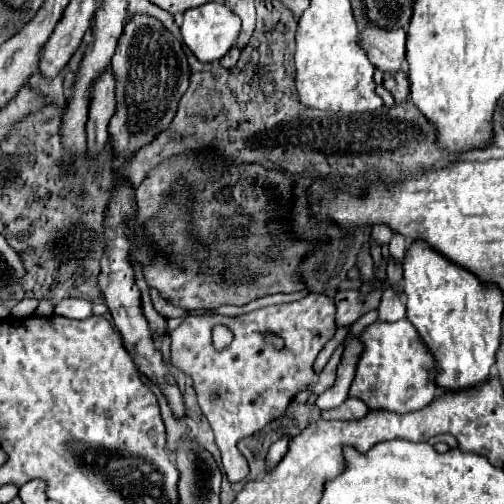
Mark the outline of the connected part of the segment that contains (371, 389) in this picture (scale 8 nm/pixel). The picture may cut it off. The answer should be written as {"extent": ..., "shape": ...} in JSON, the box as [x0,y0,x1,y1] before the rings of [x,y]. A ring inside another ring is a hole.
{"extent":[350,318,438,414],"shape":[[[406,318],[398,322],[374,322],[360,334],[360,340],[366,350],[360,356],[350,396],[362,398],[370,410],[384,408],[396,414],[420,410],[432,402],[438,392],[436,360],[420,340],[412,322]]]}

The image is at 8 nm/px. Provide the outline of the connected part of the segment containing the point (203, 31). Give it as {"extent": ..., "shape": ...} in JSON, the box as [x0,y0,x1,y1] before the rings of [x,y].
{"extent":[180,2,240,64],"shape":[[[208,2],[198,8],[190,8],[184,12],[184,22],[180,26],[180,34],[184,44],[192,50],[192,54],[202,64],[216,64],[232,46],[240,32],[240,20],[220,2]]]}

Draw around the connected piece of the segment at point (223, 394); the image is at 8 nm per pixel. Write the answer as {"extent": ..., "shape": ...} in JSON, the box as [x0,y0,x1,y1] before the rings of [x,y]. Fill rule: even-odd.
{"extent":[170,294,342,484],"shape":[[[308,294],[302,300],[266,306],[238,318],[188,316],[174,332],[170,332],[170,362],[194,380],[200,410],[214,430],[216,444],[222,452],[222,466],[232,484],[242,482],[248,476],[246,458],[236,448],[238,440],[262,430],[268,422],[284,414],[288,402],[292,402],[298,392],[310,390],[318,396],[336,382],[336,366],[342,356],[342,346],[334,350],[322,372],[314,372],[314,360],[318,352],[328,340],[334,338],[334,316],[336,306],[332,298],[326,294]],[[216,324],[228,326],[234,332],[234,340],[224,352],[216,352],[212,346],[210,336]],[[262,332],[280,334],[284,338],[284,348],[274,350],[272,346],[262,346]]]}

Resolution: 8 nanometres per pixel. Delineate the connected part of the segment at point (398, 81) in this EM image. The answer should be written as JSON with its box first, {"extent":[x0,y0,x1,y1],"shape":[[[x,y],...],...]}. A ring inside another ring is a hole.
{"extent":[384,74,410,102],"shape":[[[386,74],[384,76],[384,88],[394,96],[396,102],[406,102],[408,100],[410,86],[408,86],[406,74],[400,74],[400,78],[388,78],[388,74]]]}

